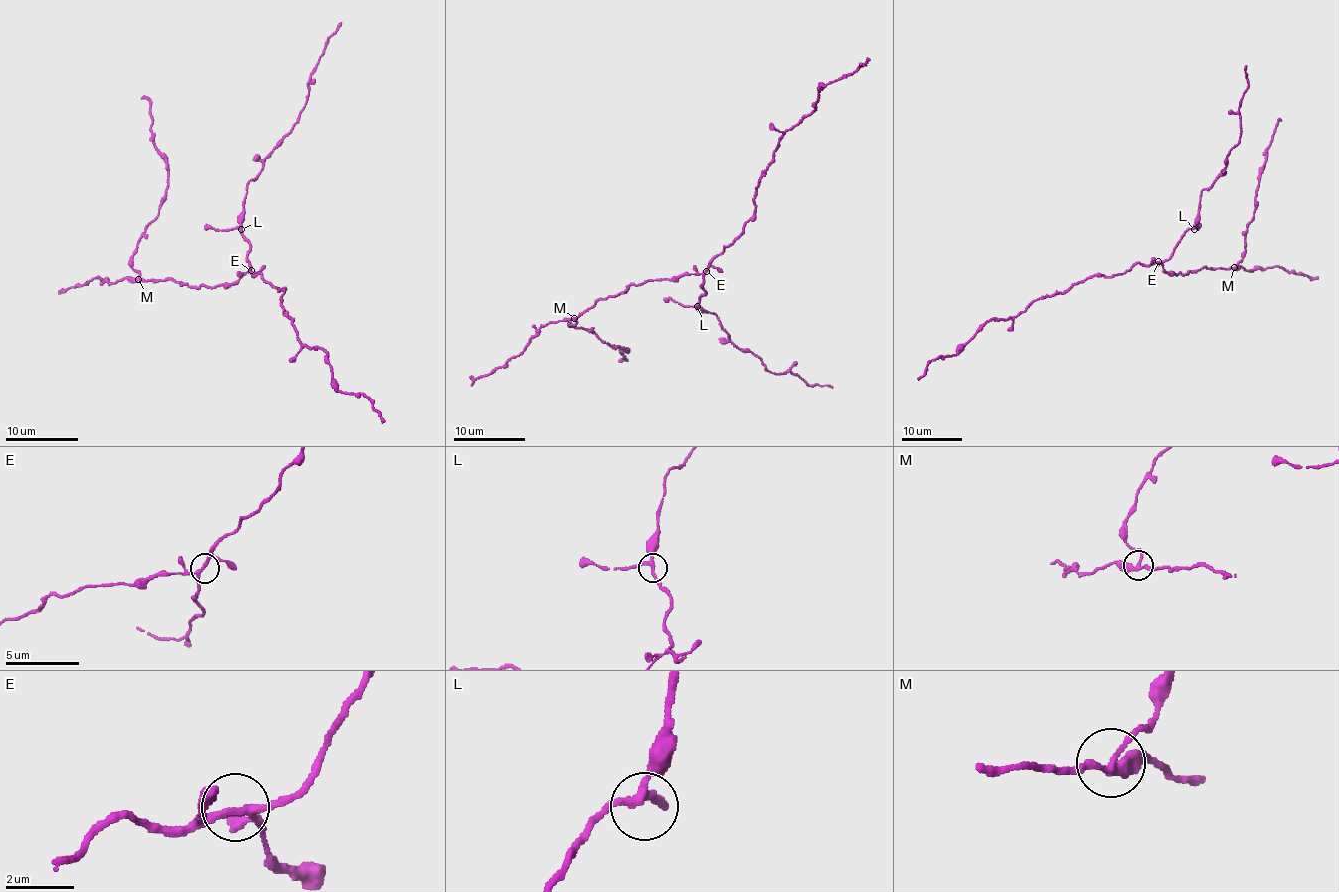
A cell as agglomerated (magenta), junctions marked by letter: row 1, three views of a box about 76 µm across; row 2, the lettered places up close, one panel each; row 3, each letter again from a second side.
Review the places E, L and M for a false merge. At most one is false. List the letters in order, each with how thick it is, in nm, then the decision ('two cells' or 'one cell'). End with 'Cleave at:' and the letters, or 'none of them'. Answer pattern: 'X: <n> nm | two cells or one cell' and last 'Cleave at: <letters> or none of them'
E: 190 nm | one cell
L: 190 nm | one cell
M: 220 nm | two cells
Cleave at: M

